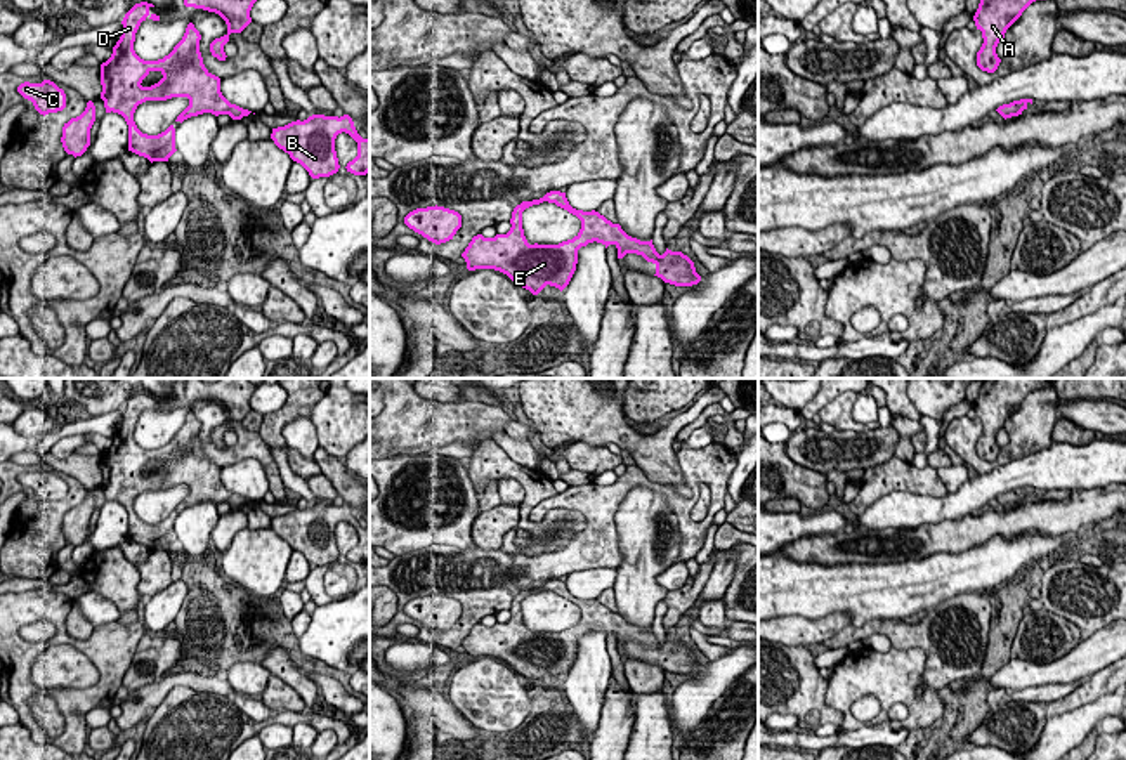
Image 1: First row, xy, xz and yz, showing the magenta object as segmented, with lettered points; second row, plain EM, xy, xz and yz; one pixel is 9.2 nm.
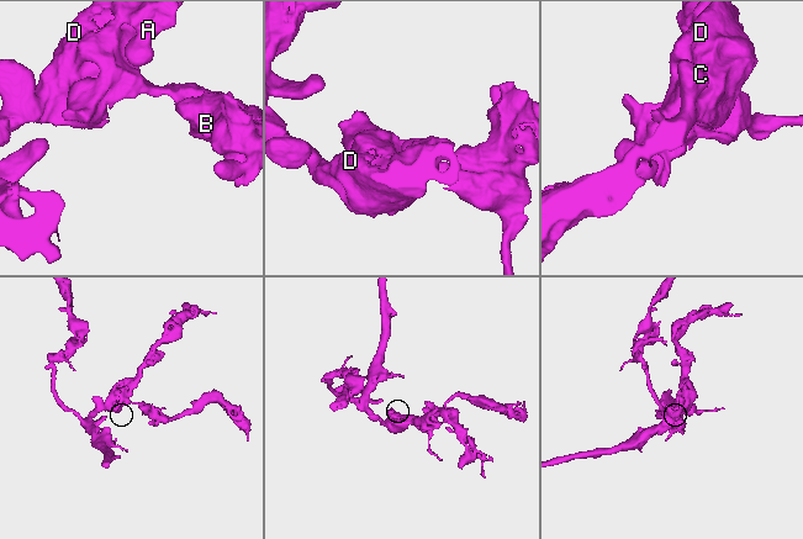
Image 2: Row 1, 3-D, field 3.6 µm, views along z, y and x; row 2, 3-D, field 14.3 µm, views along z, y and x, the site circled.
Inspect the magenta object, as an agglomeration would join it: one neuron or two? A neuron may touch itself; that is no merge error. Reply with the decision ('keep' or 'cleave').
keep

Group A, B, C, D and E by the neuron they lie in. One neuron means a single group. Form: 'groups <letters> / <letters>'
groups A B C D E

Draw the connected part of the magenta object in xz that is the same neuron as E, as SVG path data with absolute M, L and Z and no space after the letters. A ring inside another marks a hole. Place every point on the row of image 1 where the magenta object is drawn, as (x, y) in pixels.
M550 191L540 200L522 201L512 212L510 231L484 238L477 234L472 238L462 257L468 271L494 269L507 274L517 286L538 295L547 285L560 292L569 285L576 264L578 250L588 243L602 243L606 248L614 245L618 259L626 253L642 255L647 262L656 265L656 274L664 283L675 286L692 286L701 281L696 272L694 262L682 252L666 248L659 255L651 241L640 241L628 236L619 224L612 224L599 212L583 212L569 205L566 193ZM543 201L555 203L581 220L579 233L559 245L529 245L522 229L522 212Z

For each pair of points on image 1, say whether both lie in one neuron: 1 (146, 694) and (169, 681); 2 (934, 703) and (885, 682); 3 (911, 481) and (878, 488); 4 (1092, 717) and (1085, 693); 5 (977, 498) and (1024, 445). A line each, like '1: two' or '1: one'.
1: one
2: one
3: one
4: two
5: two

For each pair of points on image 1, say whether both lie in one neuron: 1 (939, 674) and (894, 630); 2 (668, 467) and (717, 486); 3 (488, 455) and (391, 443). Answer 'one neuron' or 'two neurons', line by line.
1: one neuron
2: two neurons
3: two neurons

